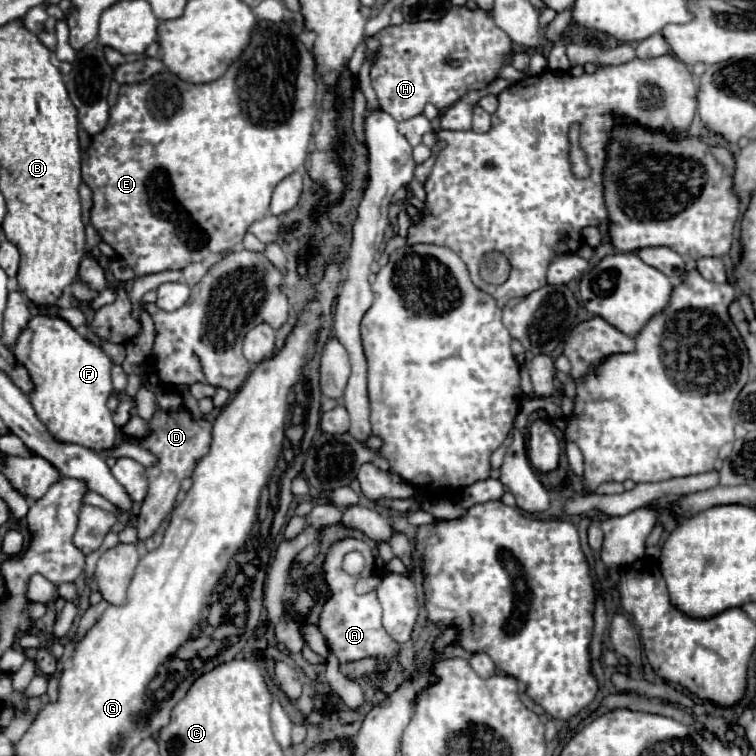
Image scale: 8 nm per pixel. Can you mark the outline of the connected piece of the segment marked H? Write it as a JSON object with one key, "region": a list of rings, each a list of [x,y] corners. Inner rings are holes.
{"region":[[[451,7],[439,23],[401,23],[397,27],[385,27],[375,37],[371,37],[369,43],[381,45],[381,57],[371,69],[371,85],[381,109],[395,121],[405,121],[421,115],[427,103],[433,103],[439,111],[443,111],[469,91],[485,89],[497,77],[503,59],[513,51],[513,41],[493,23],[491,15],[481,9],[471,11],[467,7]],[[453,61],[457,61],[459,67],[453,67]]]}

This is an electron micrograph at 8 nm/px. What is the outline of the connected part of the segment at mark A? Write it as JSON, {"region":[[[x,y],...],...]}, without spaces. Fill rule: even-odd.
{"region":[[[343,539],[339,543],[335,543],[323,563],[323,577],[327,579],[327,587],[331,591],[331,599],[327,599],[327,603],[323,605],[323,613],[321,613],[321,633],[325,635],[325,639],[329,641],[333,653],[337,655],[337,659],[341,663],[347,661],[355,661],[361,657],[369,657],[375,655],[379,659],[383,659],[385,663],[379,665],[379,669],[387,669],[391,657],[397,653],[397,645],[393,643],[393,639],[387,635],[387,631],[381,625],[381,607],[377,601],[375,593],[367,593],[367,595],[357,595],[355,593],[355,583],[363,577],[369,577],[373,573],[373,565],[375,559],[371,555],[371,549],[367,543],[359,541],[359,539]],[[351,551],[359,551],[365,557],[365,567],[359,575],[349,575],[343,571],[341,561],[347,553]]]}

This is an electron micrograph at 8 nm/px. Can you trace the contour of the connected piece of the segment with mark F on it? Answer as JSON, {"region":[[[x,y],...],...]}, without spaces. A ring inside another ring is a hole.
{"region":[[[39,313],[31,317],[27,327],[19,333],[13,353],[15,359],[27,367],[35,383],[35,391],[29,395],[31,405],[55,439],[79,443],[93,451],[115,445],[115,423],[107,409],[107,399],[113,393],[113,363],[101,345],[79,335],[63,317]]]}

